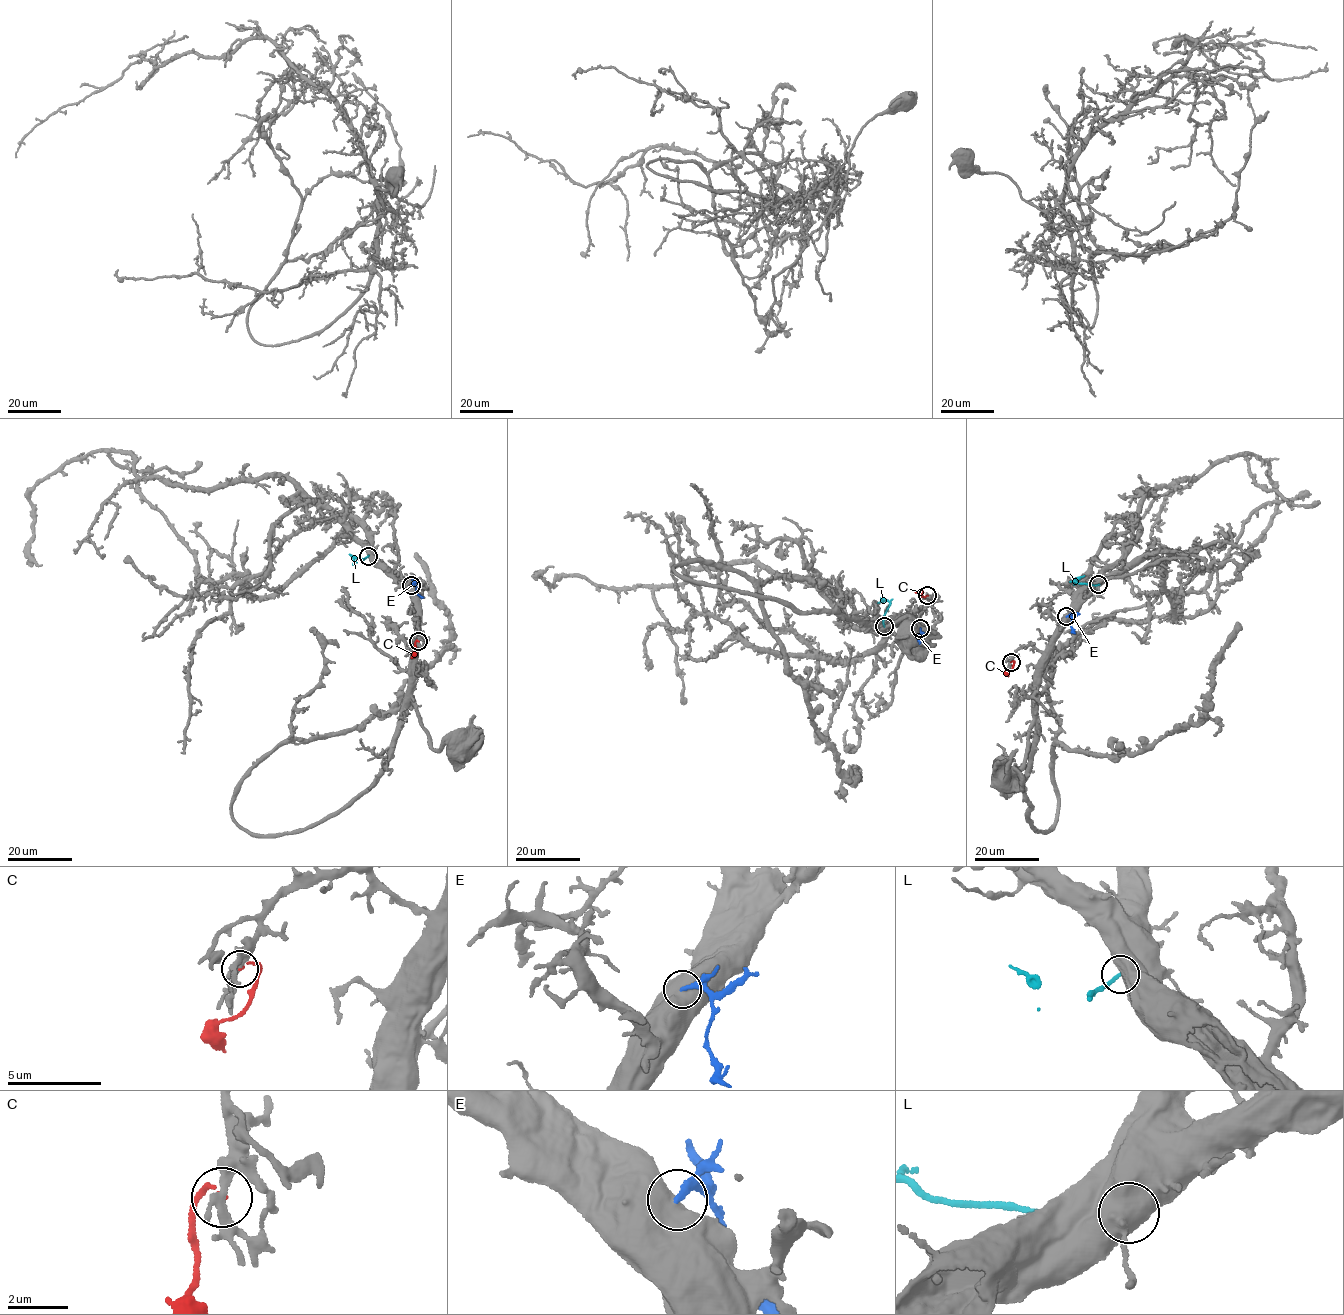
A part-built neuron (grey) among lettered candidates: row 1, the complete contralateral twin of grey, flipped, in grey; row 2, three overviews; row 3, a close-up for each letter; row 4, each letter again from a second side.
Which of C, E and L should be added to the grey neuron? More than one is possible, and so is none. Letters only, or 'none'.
none

